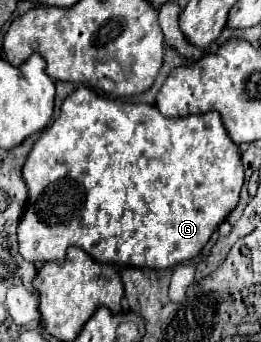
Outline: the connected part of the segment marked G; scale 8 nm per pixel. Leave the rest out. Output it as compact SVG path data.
M89 87L75 89L61 105L59 119L51 123L39 137L39 141L33 145L25 167L23 167L23 179L29 187L29 199L25 213L21 217L21 223L17 227L17 241L19 241L19 253L27 261L63 261L65 251L69 245L81 247L91 257L95 257L99 263L119 263L127 267L139 267L139 269L171 269L173 265L179 265L183 261L189 261L199 255L199 251L209 241L211 233L219 223L227 219L227 215L235 209L239 201L239 191L245 181L245 171L241 163L241 155L237 145L231 141L221 115L217 111L209 113L197 113L187 117L163 117L154 105L143 105L143 103L125 103L119 99L107 99L101 97L97 91Z

